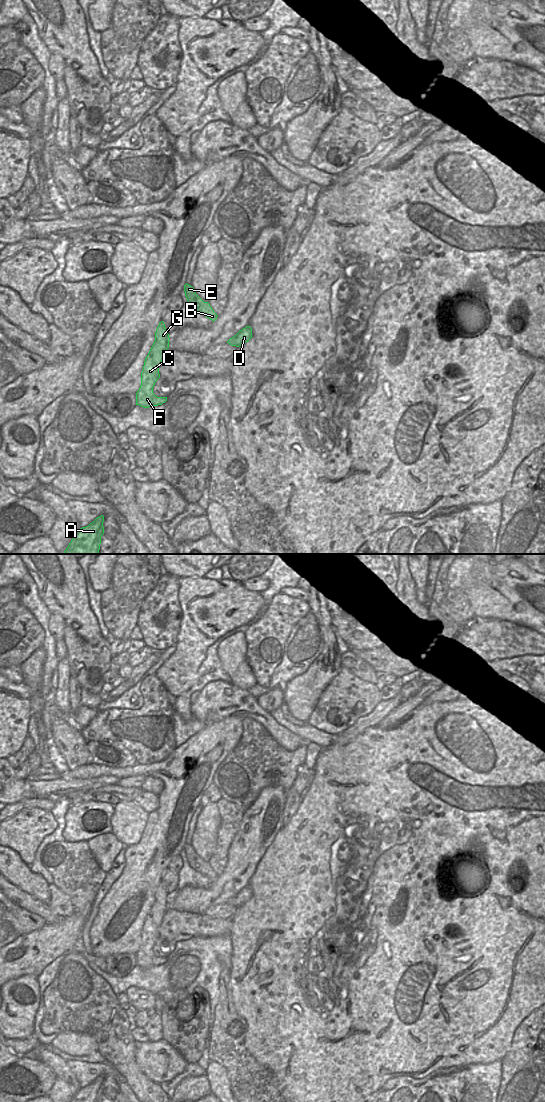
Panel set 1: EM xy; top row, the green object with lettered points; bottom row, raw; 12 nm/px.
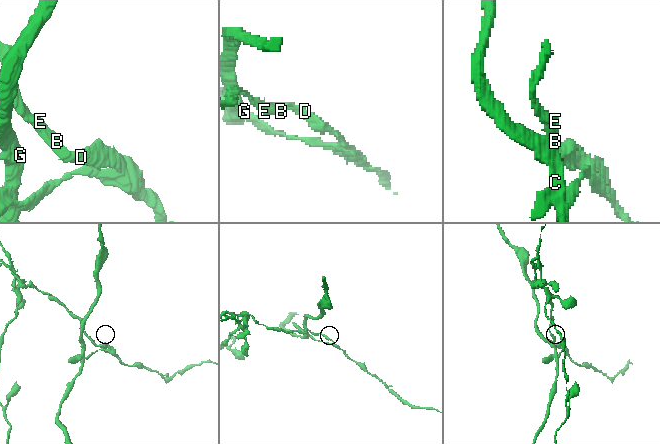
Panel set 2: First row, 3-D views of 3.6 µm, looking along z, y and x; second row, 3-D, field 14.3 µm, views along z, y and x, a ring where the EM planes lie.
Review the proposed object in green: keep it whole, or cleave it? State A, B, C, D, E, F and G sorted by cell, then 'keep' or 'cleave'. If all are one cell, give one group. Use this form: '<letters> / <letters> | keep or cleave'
A C F G / B D E | cleave

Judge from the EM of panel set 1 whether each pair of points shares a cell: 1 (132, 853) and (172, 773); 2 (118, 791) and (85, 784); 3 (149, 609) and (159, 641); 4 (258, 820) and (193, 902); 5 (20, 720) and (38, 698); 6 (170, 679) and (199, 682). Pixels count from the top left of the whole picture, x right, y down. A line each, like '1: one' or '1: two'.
1: one
2: two
3: one
4: one
5: two
6: two

